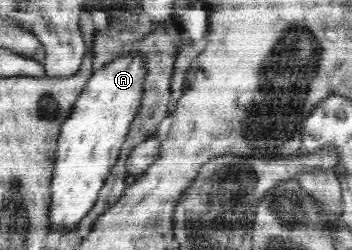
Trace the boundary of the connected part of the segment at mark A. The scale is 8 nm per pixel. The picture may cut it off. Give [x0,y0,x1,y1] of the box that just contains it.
[48,53,144,234]

